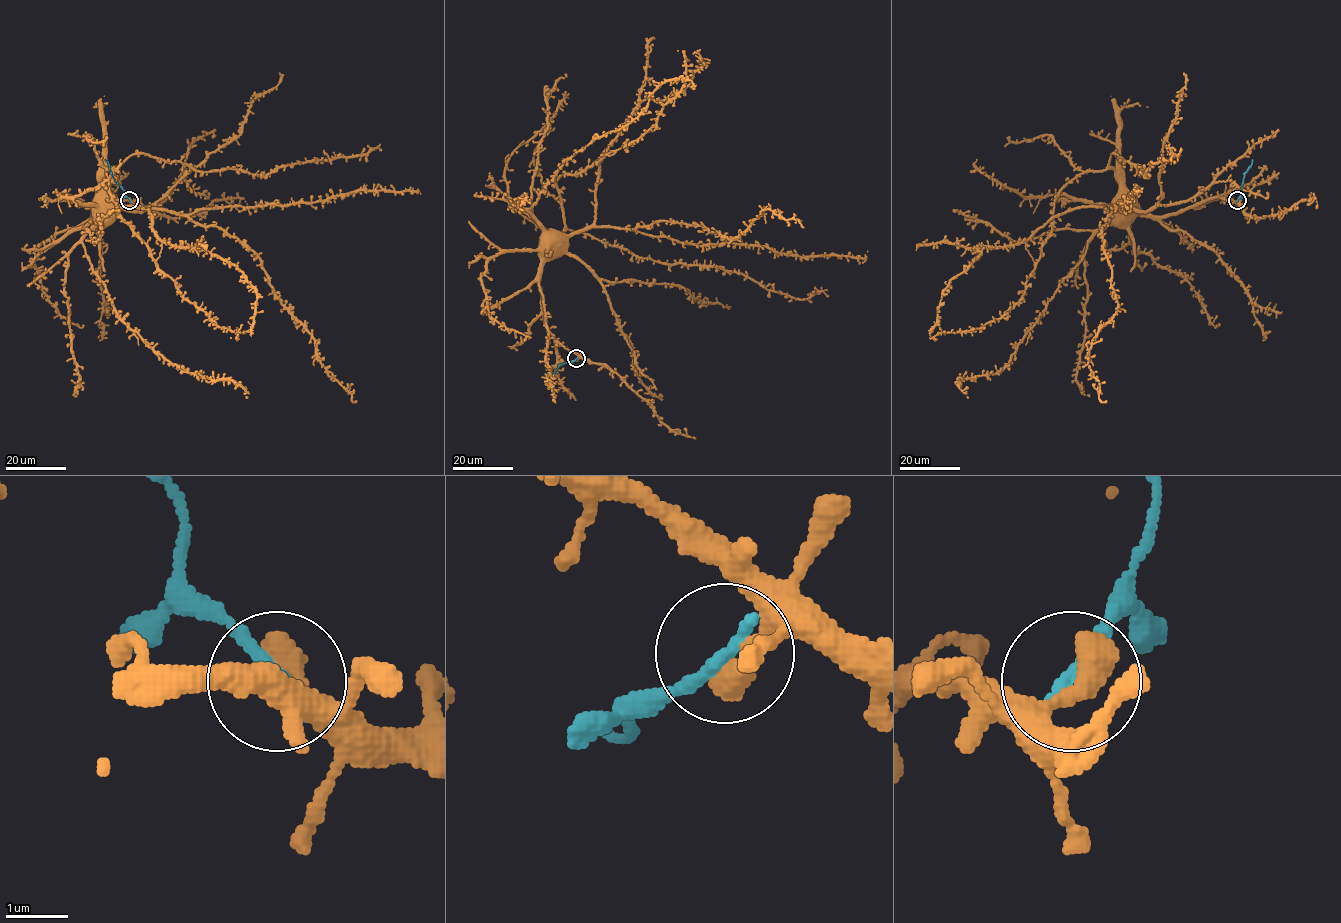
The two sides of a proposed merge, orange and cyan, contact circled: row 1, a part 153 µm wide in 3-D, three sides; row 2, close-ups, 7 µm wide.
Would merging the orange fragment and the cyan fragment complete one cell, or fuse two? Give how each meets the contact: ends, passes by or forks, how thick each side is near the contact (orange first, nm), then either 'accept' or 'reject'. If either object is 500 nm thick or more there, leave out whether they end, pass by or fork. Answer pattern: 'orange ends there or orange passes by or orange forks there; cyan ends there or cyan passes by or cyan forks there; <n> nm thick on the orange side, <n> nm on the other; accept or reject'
550 nm thick on the orange side, 280 nm on the other; reject

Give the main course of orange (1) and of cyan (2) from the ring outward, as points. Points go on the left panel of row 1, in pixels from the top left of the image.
1: (130, 200), (104, 197), (97, 204), (93, 216), (98, 213), (115, 213), (114, 207)
2: (129, 200), (105, 159)

